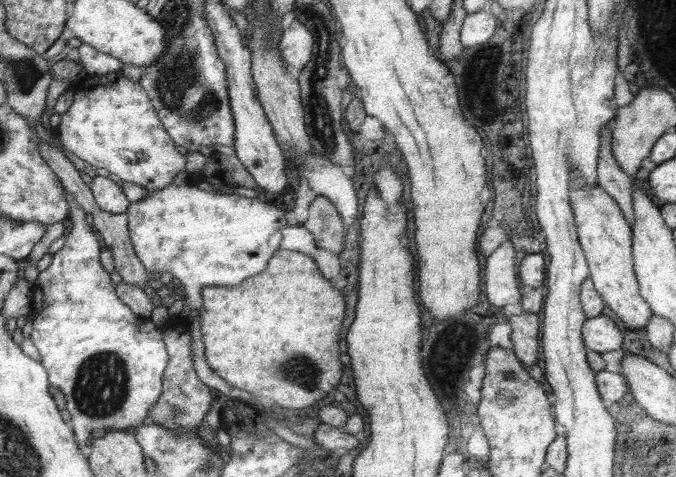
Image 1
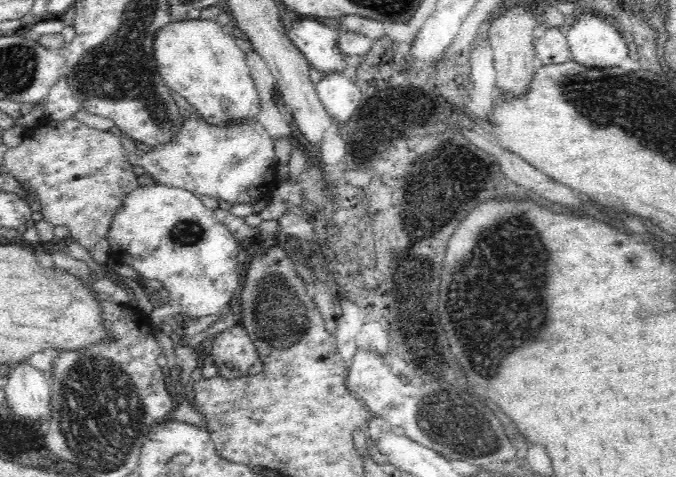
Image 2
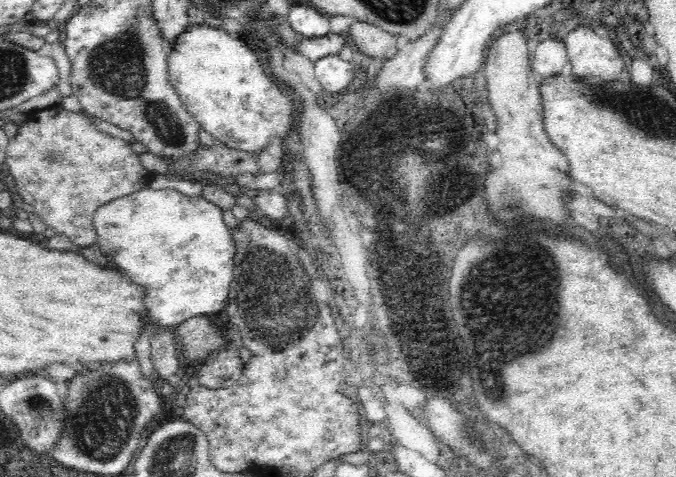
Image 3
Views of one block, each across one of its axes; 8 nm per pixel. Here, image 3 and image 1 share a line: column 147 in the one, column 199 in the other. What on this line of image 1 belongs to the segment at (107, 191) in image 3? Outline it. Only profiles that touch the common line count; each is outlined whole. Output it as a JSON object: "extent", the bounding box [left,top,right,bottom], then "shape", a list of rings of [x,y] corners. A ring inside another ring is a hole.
{"extent":[189,152,259,192],"shape":[[[213,152],[207,160],[205,166],[197,172],[189,174],[189,184],[203,184],[207,182],[213,190],[221,192],[225,188],[259,188],[259,182],[255,180],[255,176],[249,172],[247,166],[243,166],[243,162],[237,158],[237,154],[233,156],[225,156],[219,152]]]}

